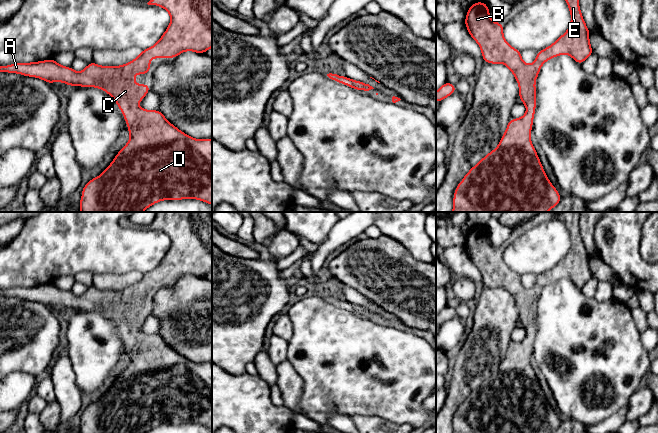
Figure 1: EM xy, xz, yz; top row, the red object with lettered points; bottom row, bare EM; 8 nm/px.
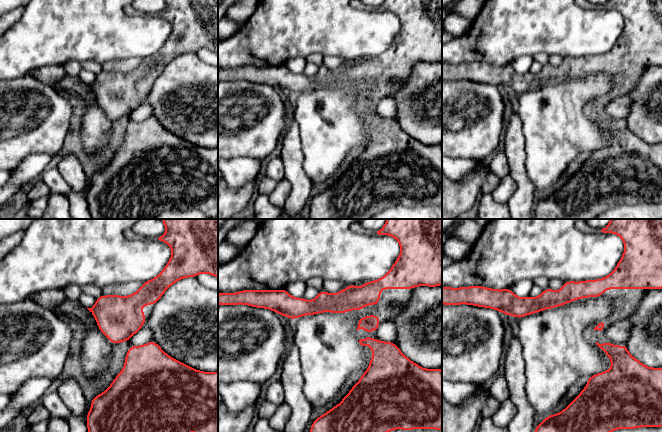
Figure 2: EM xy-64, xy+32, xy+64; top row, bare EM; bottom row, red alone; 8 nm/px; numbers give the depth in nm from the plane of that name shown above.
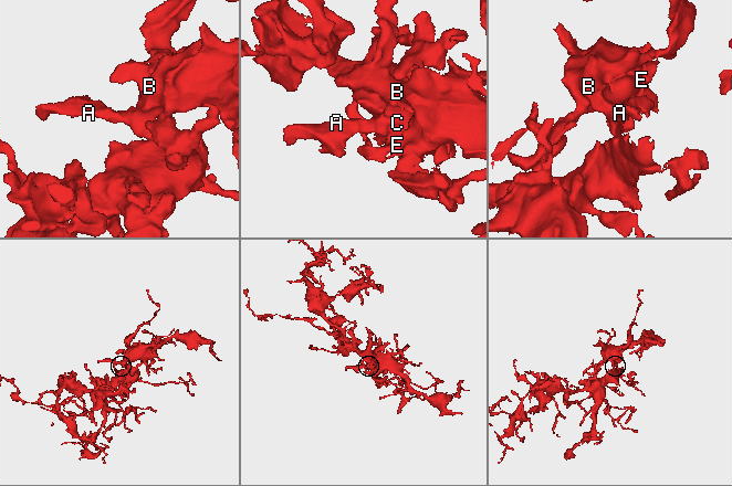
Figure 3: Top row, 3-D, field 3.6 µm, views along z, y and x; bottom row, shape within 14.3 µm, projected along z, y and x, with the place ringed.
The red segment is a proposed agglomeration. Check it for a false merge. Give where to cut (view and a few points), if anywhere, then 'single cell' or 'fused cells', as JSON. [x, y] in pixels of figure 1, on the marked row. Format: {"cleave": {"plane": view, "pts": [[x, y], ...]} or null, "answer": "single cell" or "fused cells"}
{"cleave": null, "answer": "single cell"}

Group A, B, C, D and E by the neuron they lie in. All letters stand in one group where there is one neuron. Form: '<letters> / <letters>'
A B C D E

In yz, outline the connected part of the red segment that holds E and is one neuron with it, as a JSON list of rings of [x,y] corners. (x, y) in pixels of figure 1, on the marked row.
[[[565,0],[570,13],[571,24],[568,30],[546,49],[537,52],[535,61],[527,65],[521,58],[521,51],[510,46],[503,36],[504,26],[493,22],[485,2],[476,2],[468,9],[464,24],[471,37],[481,48],[484,62],[502,63],[515,76],[519,85],[519,97],[527,108],[521,118],[512,118],[495,150],[483,157],[464,176],[455,189],[451,212],[548,212],[561,200],[559,192],[551,184],[541,165],[537,152],[530,141],[533,118],[536,108],[535,80],[541,66],[549,59],[561,54],[570,55],[579,65],[593,54],[589,41],[590,31],[583,20],[579,0]]]

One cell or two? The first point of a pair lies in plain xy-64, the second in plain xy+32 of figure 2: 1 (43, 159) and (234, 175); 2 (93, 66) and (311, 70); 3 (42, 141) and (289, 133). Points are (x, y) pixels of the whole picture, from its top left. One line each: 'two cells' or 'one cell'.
1: one cell
2: two cells
3: two cells

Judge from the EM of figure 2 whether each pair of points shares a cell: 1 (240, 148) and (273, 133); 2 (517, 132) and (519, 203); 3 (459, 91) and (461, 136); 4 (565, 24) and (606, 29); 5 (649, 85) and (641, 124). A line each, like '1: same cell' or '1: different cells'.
1: same cell
2: same cell
3: same cell
4: same cell
5: same cell

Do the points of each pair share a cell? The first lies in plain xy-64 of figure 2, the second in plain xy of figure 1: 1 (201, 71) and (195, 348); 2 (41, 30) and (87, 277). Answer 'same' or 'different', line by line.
1: same
2: different

